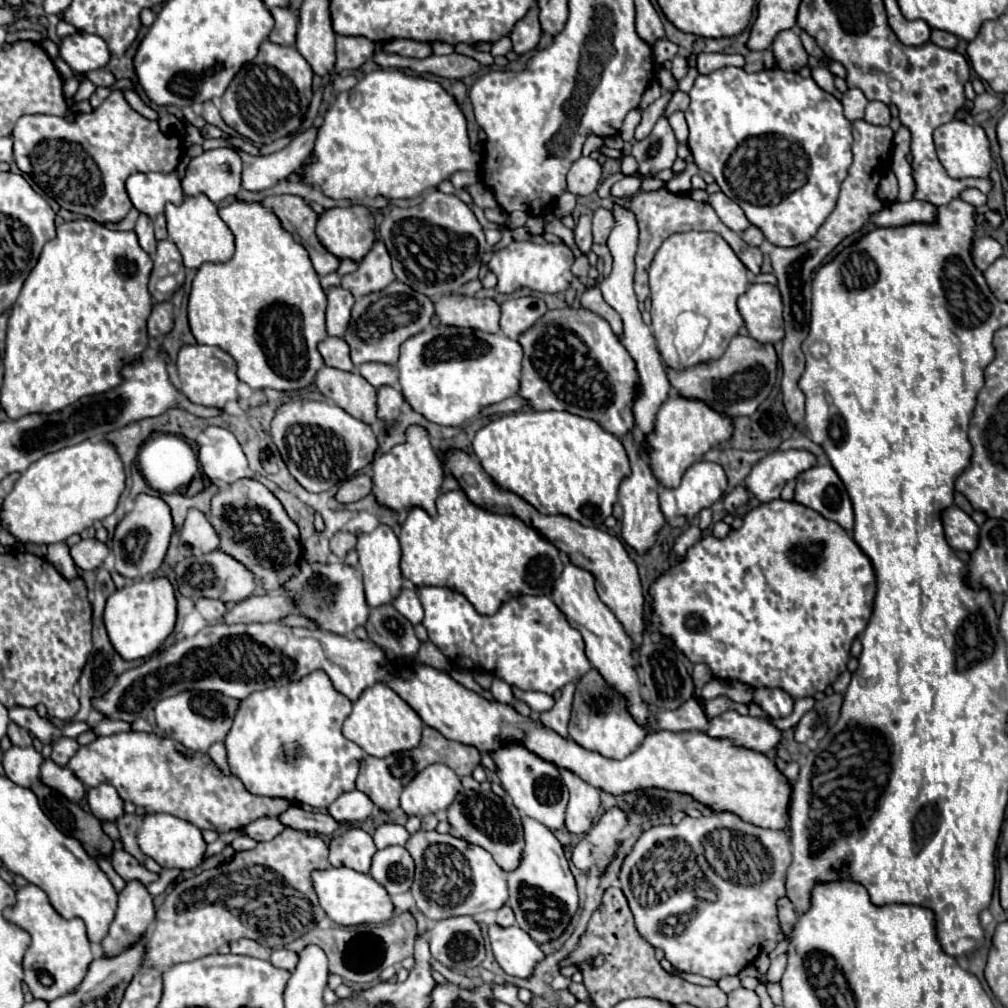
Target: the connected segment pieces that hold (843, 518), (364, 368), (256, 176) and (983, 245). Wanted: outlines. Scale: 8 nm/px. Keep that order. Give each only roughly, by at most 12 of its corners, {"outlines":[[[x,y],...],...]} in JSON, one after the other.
{"outlines":[[[830,465],[796,477],[794,501],[852,531],[850,497]],[[364,363],[358,373],[374,387],[394,387],[398,373],[382,363]],[[318,129],[268,157],[240,153],[242,187],[272,189],[312,153]],[[996,239],[972,241],[972,263],[986,271],[1000,255]]]}

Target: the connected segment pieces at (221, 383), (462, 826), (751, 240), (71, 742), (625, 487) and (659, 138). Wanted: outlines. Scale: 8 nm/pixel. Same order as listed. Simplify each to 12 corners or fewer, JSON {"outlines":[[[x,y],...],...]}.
{"outlines":[[[184,345],[180,391],[222,409],[238,399],[236,365],[208,345]],[[462,789],[448,807],[454,837],[518,867],[520,813],[492,791]],[[754,225],[742,231],[748,245],[760,247],[766,239]],[[58,737],[50,759],[66,765],[78,751],[78,741]],[[646,459],[620,483],[622,538],[642,555],[664,517]],[[660,117],[632,145],[638,173],[654,177],[676,161],[676,139]]]}

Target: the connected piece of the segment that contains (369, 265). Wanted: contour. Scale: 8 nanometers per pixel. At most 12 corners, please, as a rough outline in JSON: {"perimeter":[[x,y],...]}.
{"perimeter":[[376,241],[360,269],[342,277],[356,299],[394,281],[390,255]]}

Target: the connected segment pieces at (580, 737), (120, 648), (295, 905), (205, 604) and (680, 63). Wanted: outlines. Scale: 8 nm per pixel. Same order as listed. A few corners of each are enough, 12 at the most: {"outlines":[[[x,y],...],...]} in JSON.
{"outlines":[[[596,669],[574,691],[570,739],[610,759],[636,751],[636,723]],[[134,581],[106,601],[112,647],[150,657],[174,631],[174,585]],[[286,829],[178,883],[144,967],[236,939],[270,949],[326,917],[318,835]],[[196,599],[196,609],[206,621],[222,621],[222,601]],[[684,53],[672,59],[672,75],[680,81],[688,73]]]}

